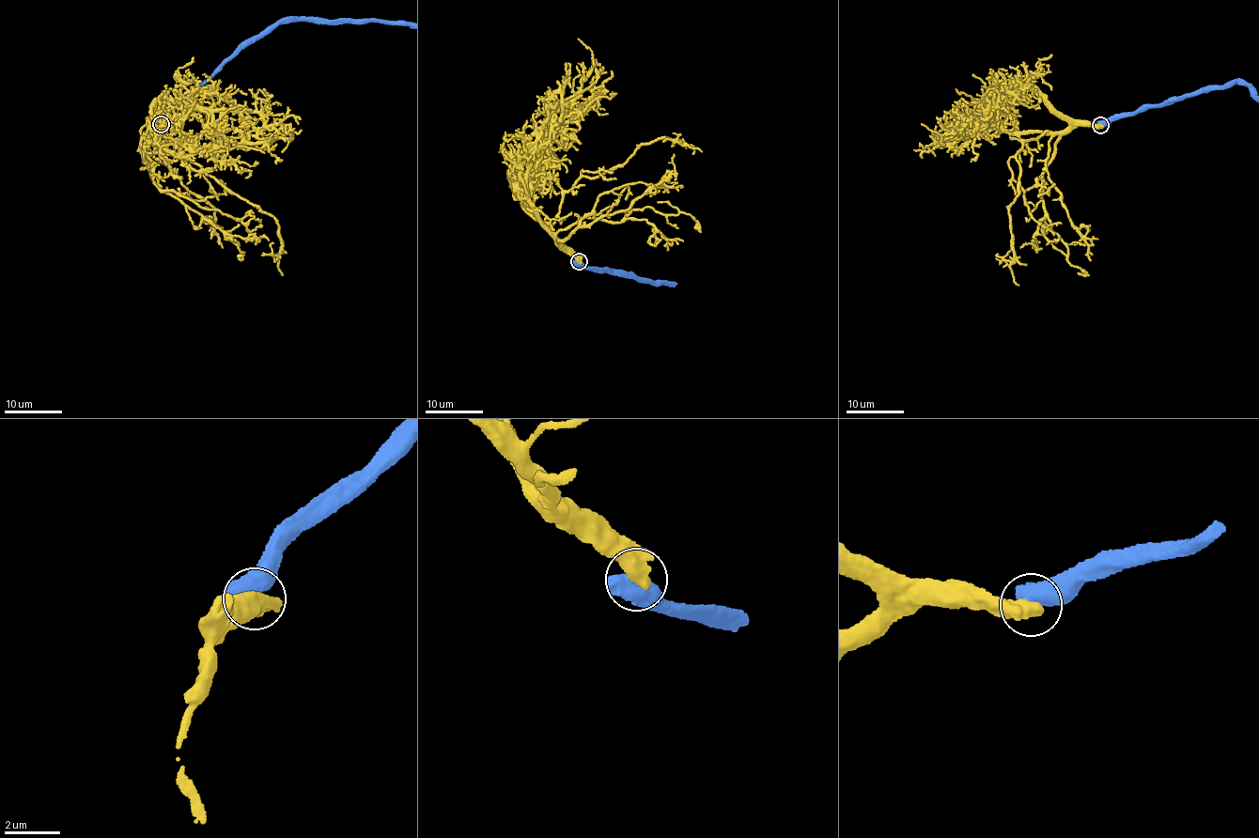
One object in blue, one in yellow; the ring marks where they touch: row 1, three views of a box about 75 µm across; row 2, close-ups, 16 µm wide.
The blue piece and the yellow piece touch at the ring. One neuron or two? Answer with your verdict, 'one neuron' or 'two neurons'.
two neurons

